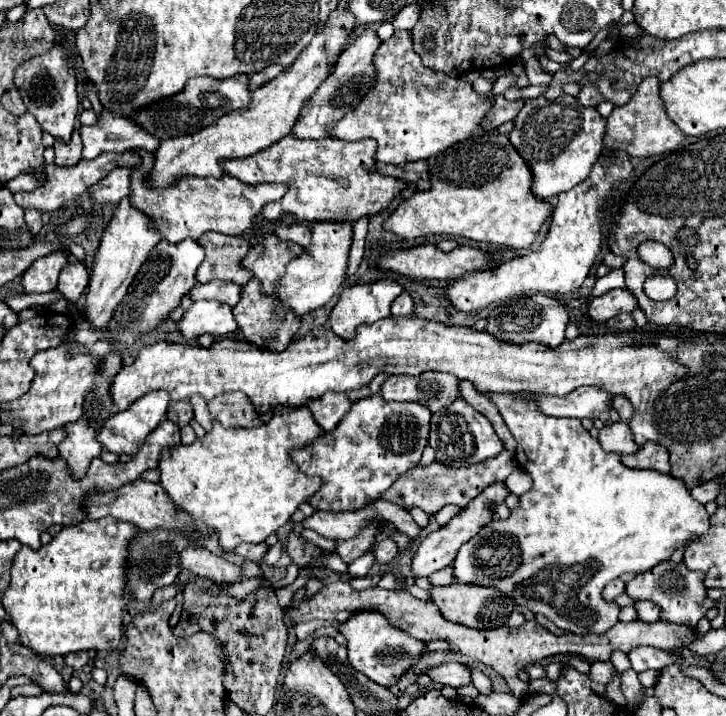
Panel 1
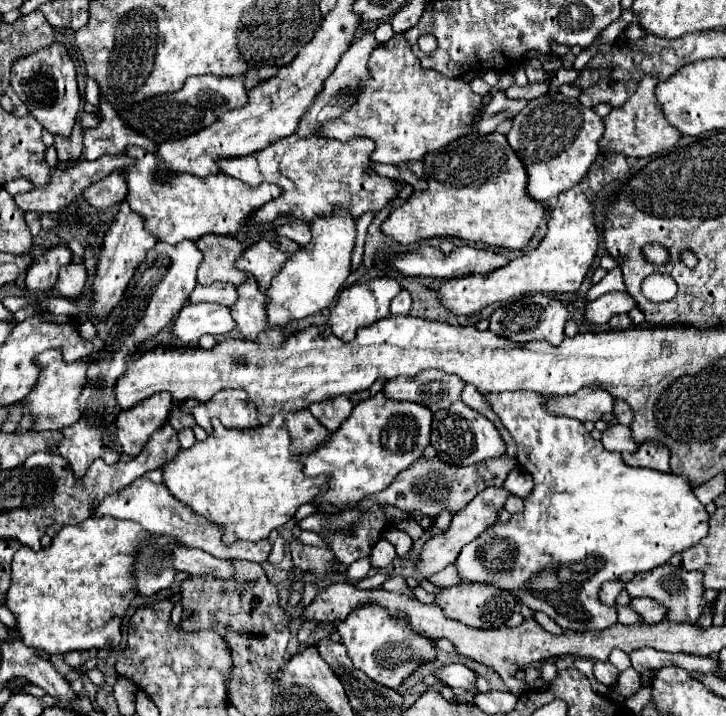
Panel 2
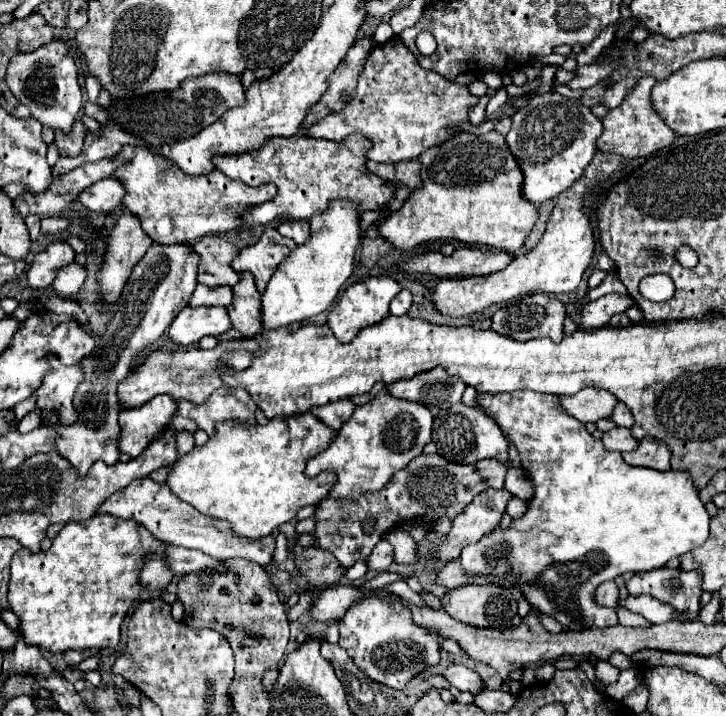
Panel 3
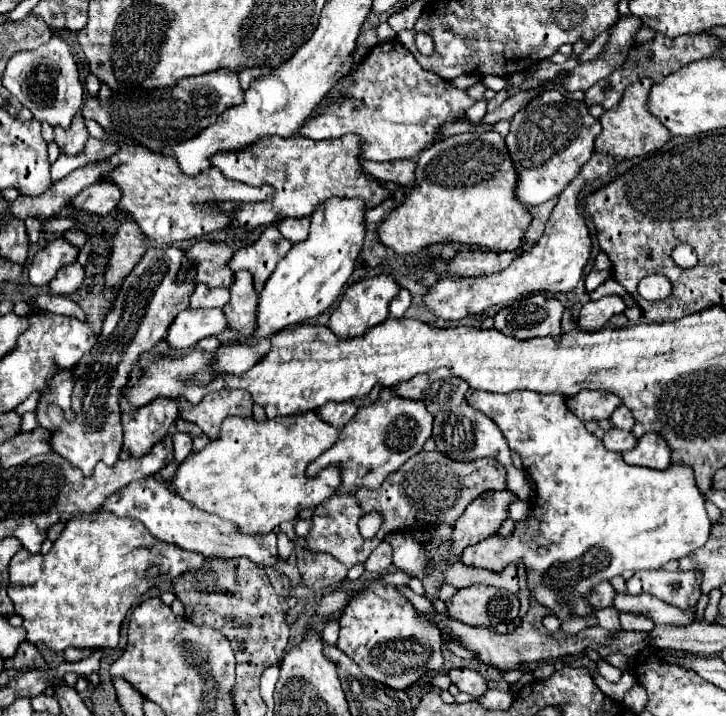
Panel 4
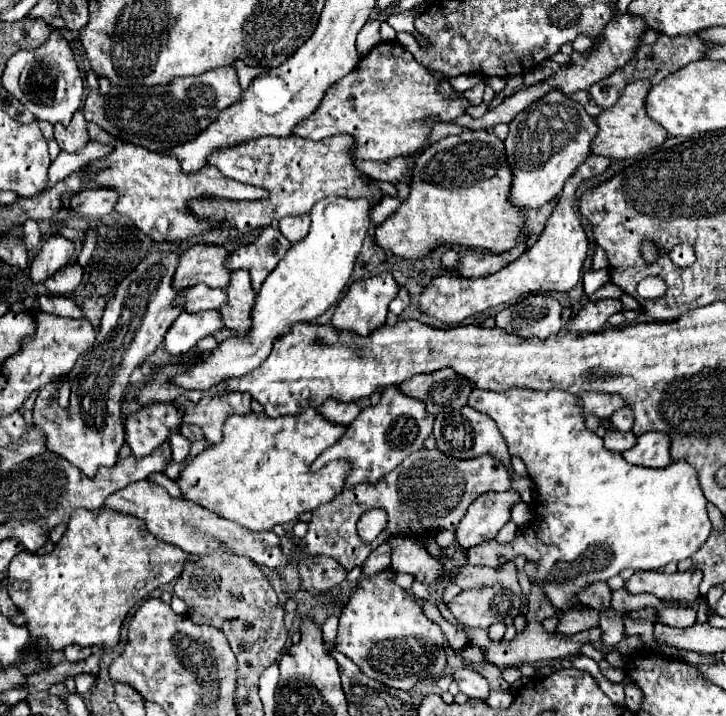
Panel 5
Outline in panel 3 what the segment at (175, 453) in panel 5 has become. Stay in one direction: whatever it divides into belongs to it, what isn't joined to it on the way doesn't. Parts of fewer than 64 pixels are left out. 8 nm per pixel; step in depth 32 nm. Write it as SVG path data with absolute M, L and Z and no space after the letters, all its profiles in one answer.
M176 432L176 452L178 458L188 454L194 448L194 436L190 432Z

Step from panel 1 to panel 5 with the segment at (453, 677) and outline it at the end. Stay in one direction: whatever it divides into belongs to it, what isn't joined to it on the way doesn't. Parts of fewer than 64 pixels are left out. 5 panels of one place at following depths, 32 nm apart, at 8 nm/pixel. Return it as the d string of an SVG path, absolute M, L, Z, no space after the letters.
M462 668L462 670L456 670L454 672L454 680L458 682L460 686L460 692L466 694L468 698L478 698L478 700L486 700L490 690L488 690L488 682L484 676L480 676L478 672L474 670L468 670L468 668Z

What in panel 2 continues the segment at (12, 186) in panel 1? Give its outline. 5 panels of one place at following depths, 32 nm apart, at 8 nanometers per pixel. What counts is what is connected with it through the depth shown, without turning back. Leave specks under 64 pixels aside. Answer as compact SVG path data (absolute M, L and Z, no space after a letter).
M18 178L18 180L12 180L12 182L8 182L8 184L4 186L4 190L6 190L10 196L16 196L16 194L20 194L20 192L32 190L32 184L30 184L28 180L24 180L24 178Z

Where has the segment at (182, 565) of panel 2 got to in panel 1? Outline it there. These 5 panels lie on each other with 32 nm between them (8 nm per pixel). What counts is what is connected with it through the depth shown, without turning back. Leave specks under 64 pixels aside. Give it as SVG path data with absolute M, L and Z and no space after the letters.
M184 548L178 556L178 566L182 570L190 570L196 576L208 576L212 580L226 580L226 582L242 580L240 568L236 564L212 556L204 548Z

